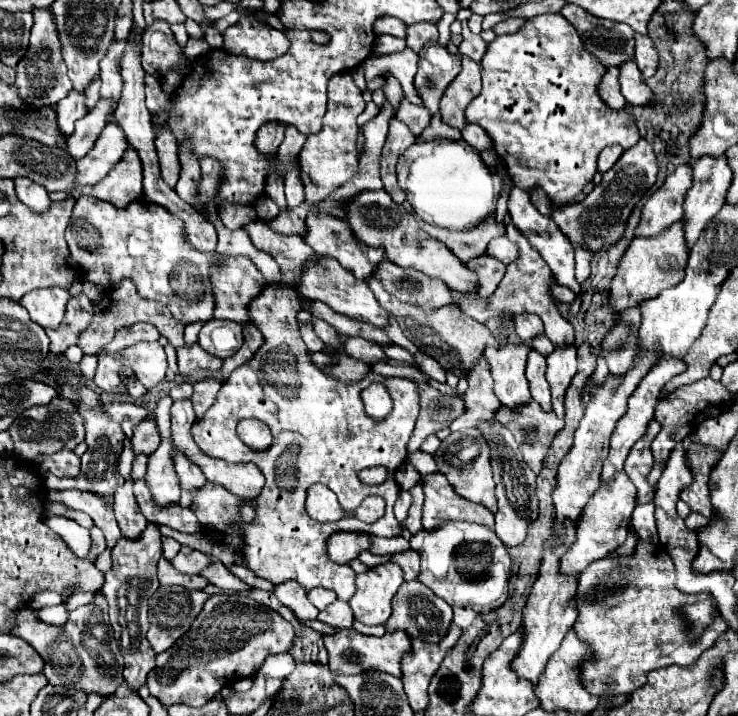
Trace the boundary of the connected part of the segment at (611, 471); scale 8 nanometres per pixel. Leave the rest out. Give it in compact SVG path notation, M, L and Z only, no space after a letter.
M664 359L664 363L660 363L660 367L652 367L648 371L648 375L640 381L640 385L636 387L636 391L632 393L632 397L628 399L628 411L624 413L624 417L616 423L616 429L610 437L610 453L608 457L604 459L604 467L602 467L602 475L600 475L600 481L606 483L610 479L616 477L616 473L622 471L622 465L624 465L624 459L628 457L628 451L632 449L632 445L646 433L646 427L648 427L648 421L654 417L654 405L658 403L658 397L660 397L660 387L664 387L664 383L668 379L672 379L674 375L678 375L678 371L684 369L684 363L682 359Z

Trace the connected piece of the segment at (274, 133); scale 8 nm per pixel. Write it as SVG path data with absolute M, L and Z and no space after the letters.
M270 121L268 123L268 129L260 129L258 133L256 133L256 149L260 151L260 153L264 153L266 157L272 157L274 153L276 153L276 149L278 149L278 145L282 143L282 139L284 139L284 125L282 123L278 123L278 121Z

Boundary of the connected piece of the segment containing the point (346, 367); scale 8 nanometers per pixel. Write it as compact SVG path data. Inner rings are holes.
M339 334L340 349L334 350L333 353L327 353L322 349L314 353L312 359L322 371L336 375L344 383L352 383L352 381L360 381L370 371L370 367L364 361L356 361L348 357L344 350L346 339L346 335Z

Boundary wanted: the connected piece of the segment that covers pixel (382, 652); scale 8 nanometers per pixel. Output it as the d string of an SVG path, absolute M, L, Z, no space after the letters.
M336 629L332 635L324 635L324 645L330 655L330 669L332 671L344 671L344 673L356 673L360 667L378 667L380 671L388 671L396 677L400 677L400 659L406 651L410 651L410 639L404 631L386 633L384 637L368 637L360 635L356 629Z

